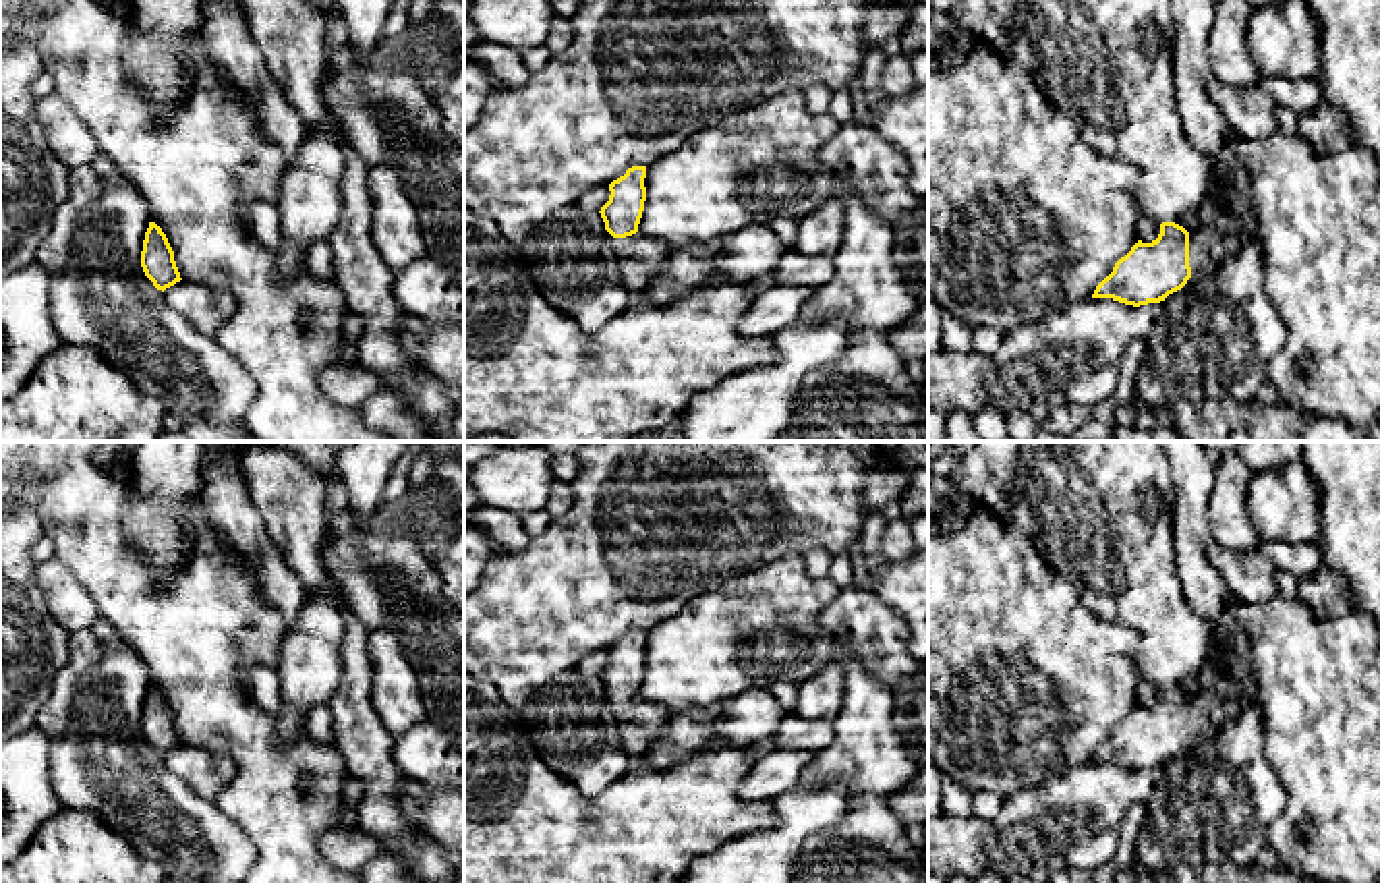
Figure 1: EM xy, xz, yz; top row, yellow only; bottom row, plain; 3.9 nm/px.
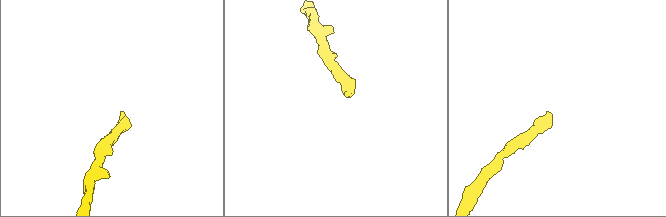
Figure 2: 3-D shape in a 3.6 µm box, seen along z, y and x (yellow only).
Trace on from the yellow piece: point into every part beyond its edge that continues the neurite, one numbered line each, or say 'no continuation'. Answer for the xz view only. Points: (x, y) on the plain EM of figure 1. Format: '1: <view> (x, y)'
1: xz (639, 722)

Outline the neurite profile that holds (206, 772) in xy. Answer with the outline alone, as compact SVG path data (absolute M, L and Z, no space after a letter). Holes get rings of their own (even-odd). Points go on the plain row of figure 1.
M176 746L162 757L176 777L180 777L193 794L215 802L220 792L234 779L236 765L226 752L203 750L197 746Z

